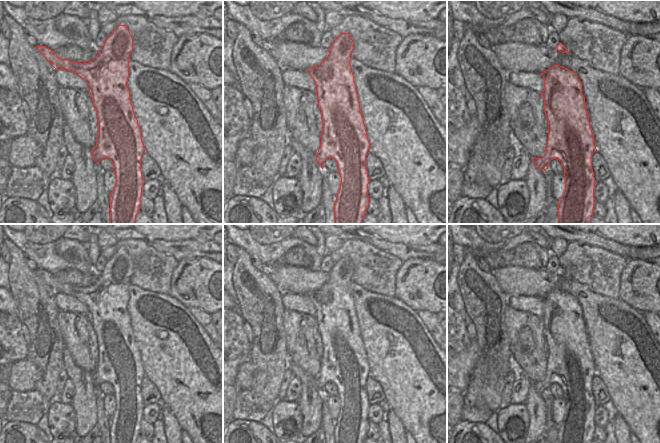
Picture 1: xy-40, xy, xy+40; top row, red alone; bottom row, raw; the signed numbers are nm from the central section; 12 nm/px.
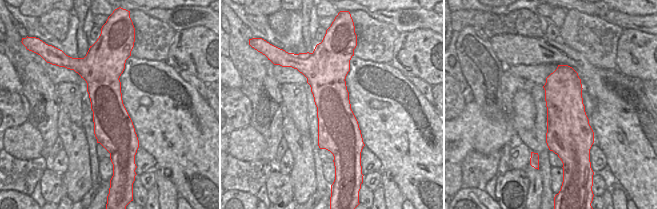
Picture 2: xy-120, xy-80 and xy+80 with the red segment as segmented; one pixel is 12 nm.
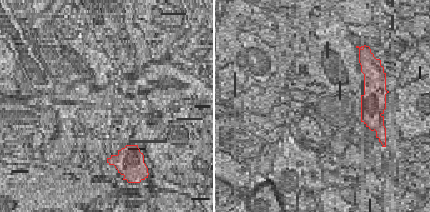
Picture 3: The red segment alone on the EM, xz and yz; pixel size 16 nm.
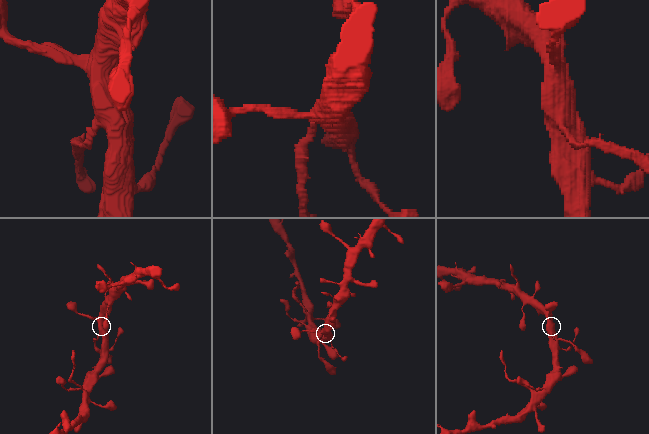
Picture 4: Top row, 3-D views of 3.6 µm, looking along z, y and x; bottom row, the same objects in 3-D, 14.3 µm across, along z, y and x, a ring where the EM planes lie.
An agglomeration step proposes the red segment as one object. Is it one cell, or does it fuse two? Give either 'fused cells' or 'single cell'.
single cell

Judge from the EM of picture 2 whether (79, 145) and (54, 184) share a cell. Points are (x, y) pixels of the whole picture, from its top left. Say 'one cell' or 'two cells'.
two cells

